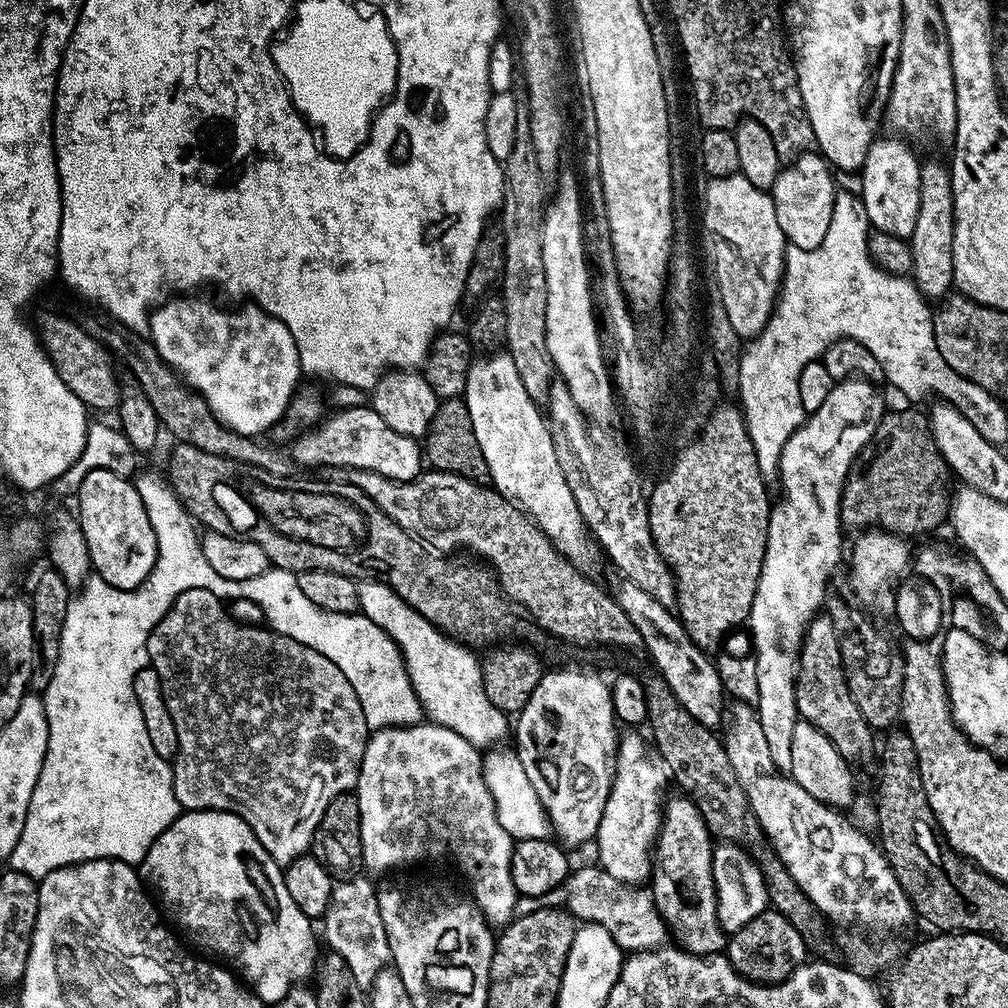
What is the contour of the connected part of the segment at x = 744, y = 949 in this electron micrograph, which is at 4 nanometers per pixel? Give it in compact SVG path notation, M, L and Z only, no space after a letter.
M766 910L729 935L726 955L738 975L755 984L780 984L809 959L808 947L805 933L799 932L780 912Z

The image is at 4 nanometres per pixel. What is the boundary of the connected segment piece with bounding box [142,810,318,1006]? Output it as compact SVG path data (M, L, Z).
M188 810L180 814L145 854L142 876L154 896L156 891L155 899L163 915L181 933L184 931L201 948L201 953L209 952L204 954L227 965L266 1006L279 1005L293 986L307 981L304 979L317 971L313 921L298 910L294 898L286 891L281 865L258 842L254 830L241 816L211 810Z

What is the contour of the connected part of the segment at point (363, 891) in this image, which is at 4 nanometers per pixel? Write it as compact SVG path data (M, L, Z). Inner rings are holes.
M367 875L355 876L341 879L344 881L341 884L339 881L333 887L332 901L322 917L322 924L324 936L328 939L327 947L344 959L350 974L354 974L354 982L368 990L381 968L389 963L390 946L386 938L386 926L382 926L378 888L367 880Z

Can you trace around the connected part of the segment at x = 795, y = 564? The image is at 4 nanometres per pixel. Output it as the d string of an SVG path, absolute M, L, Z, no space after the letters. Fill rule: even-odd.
M849 377L847 380L843 382L833 383L832 389L830 390L830 394L826 394L826 402L822 402L818 406L818 410L814 410L808 417L805 419L804 423L801 424L800 428L794 434L790 434L790 438L785 444L785 448L781 452L780 456L780 464L778 471L778 479L780 478L780 488L784 491L784 497L781 498L780 501L775 501L772 504L772 512L768 516L768 541L766 542L766 550L764 551L764 561L762 562L762 570L760 571L760 577L758 578L758 586L756 587L756 597L754 598L754 602L752 603L752 613L748 615L748 619L746 621L747 627L752 627L752 640L756 643L756 652L754 651L754 659L756 661L756 674L758 678L758 698L756 699L755 707L758 709L758 732L764 735L764 741L762 741L763 747L766 747L770 750L770 754L776 752L776 759L773 760L772 764L776 763L777 760L784 760L784 770L788 770L791 766L791 758L790 758L790 750L791 750L791 732L794 730L794 726L798 721L798 713L796 711L796 685L794 683L794 673L798 667L798 655L800 651L800 645L803 641L804 634L808 630L808 625L812 623L814 617L821 611L820 603L824 600L824 595L828 592L828 575L831 574L832 571L835 570L836 567L840 564L840 532L842 533L842 525L840 522L840 499L844 496L844 481L848 479L848 474L852 470L853 464L856 463L858 457L865 451L867 444L868 447L873 443L876 431L878 430L878 426L880 425L880 419L886 415L886 407L884 408L886 402L884 400L883 394L877 389L879 388L873 381L863 378L863 377Z

